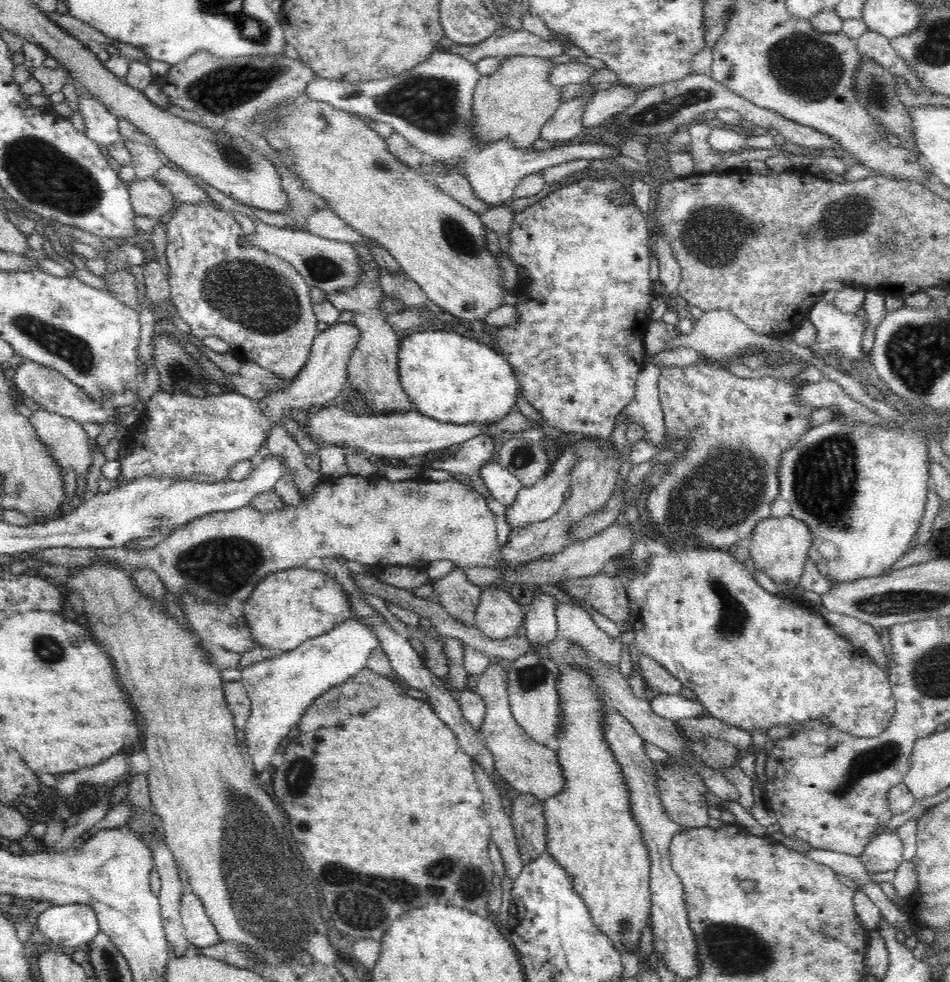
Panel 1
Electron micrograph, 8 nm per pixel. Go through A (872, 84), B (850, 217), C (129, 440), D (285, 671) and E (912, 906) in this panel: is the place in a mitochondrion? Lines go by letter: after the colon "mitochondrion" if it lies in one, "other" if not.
A: mitochondrion
B: mitochondrion
C: other
D: other
E: other

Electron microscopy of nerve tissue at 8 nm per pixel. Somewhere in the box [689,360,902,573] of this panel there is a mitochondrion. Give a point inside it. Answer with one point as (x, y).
(825, 475)

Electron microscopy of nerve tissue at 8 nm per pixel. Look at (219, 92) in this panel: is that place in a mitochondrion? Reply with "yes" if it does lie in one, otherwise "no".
yes

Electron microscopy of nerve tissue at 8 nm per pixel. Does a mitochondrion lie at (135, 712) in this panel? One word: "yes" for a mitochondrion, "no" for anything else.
no

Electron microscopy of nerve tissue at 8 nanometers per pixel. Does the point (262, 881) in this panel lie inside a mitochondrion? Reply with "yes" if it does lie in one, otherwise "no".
yes

